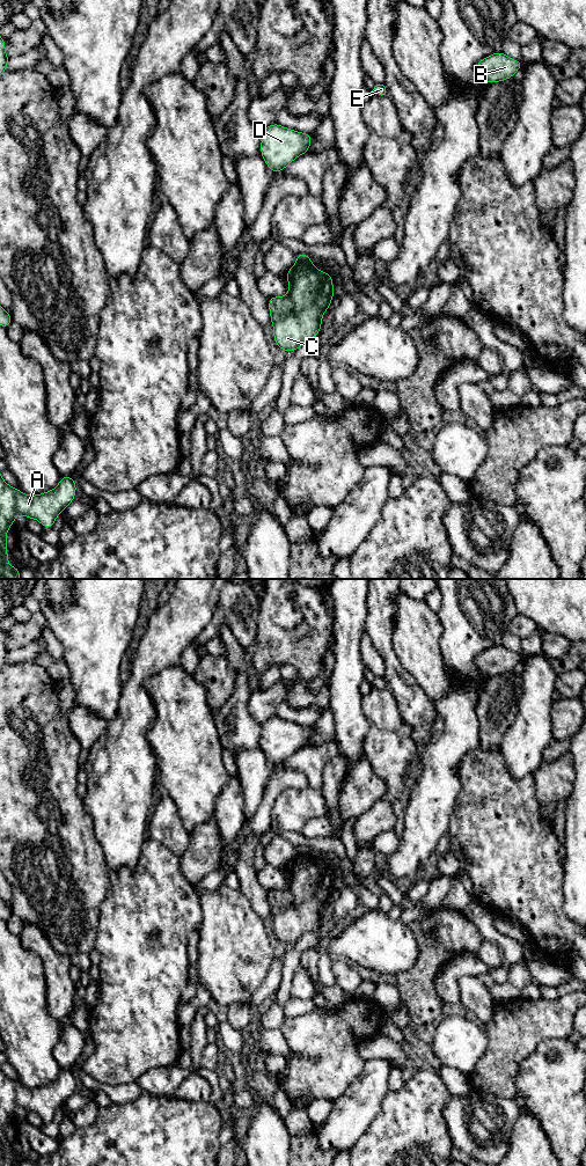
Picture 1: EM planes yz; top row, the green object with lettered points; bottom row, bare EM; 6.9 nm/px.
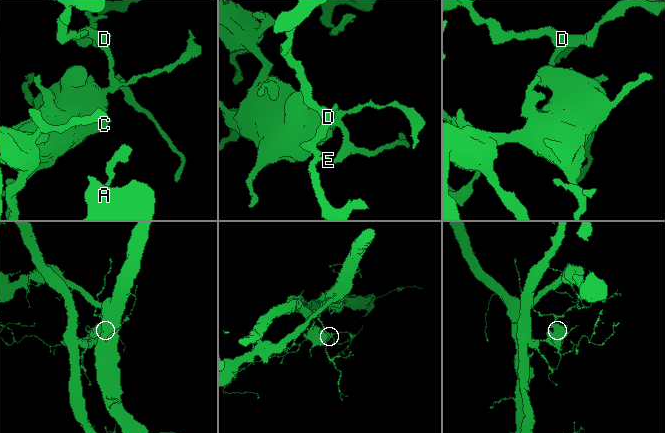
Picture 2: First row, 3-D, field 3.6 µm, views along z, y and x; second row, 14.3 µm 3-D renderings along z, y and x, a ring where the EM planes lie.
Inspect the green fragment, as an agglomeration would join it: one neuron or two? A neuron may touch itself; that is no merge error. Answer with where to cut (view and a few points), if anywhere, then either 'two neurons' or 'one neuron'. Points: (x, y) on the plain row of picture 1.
cut in yz along (310, 853), (297, 856); two neurons

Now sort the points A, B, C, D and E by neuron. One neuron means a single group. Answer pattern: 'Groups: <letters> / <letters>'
Groups: A B D E / C

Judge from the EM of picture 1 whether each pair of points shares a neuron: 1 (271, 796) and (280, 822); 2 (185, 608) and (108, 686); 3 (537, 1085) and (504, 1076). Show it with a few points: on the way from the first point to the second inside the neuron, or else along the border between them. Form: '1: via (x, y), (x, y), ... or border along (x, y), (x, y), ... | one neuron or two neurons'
1: border along (295, 787), (279, 794), (271, 824), (264, 830) | two neurons
2: border along (123, 684), (118, 711) | two neurons
3: border along (530, 1055), (519, 1066), (514, 1099) | two neurons

